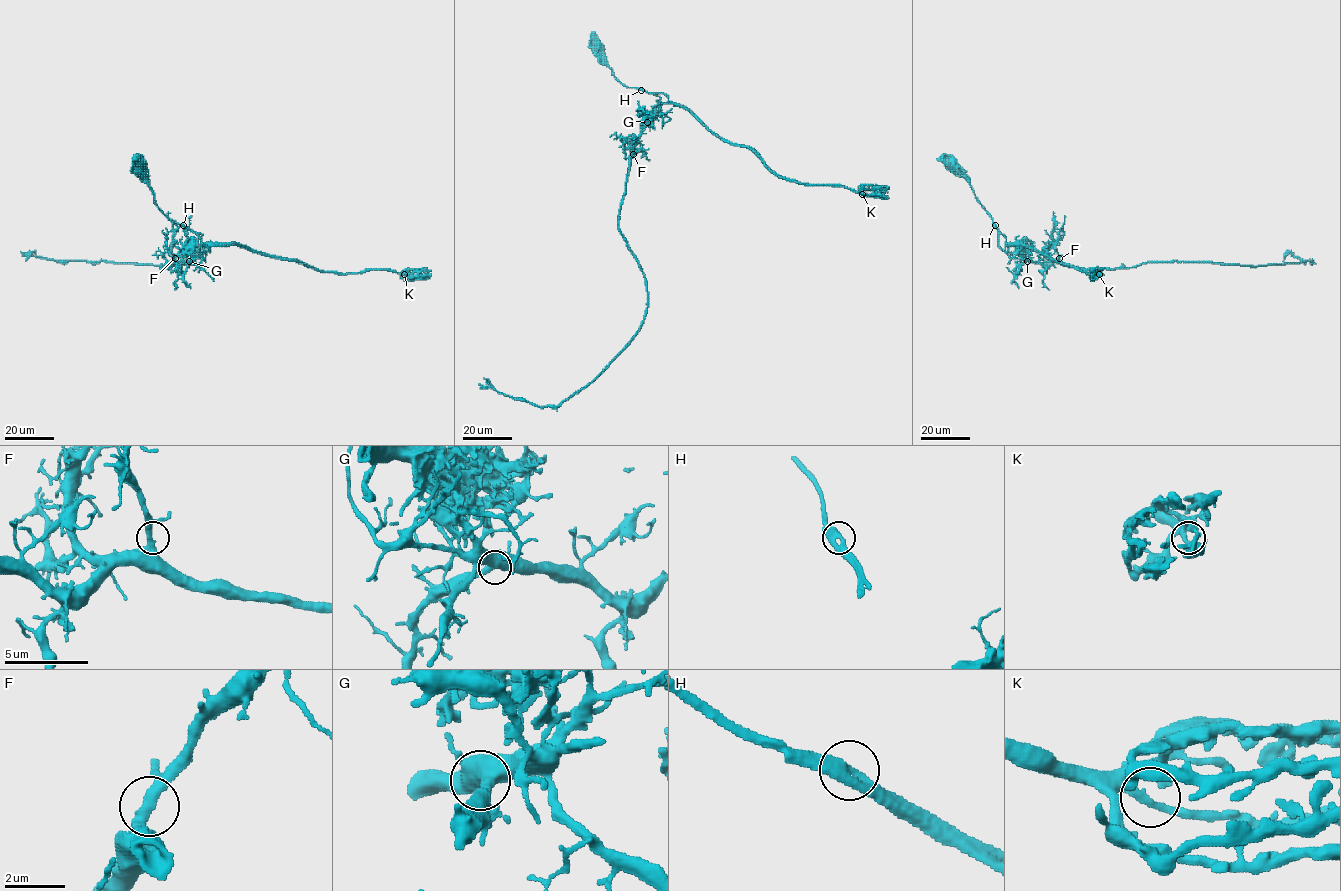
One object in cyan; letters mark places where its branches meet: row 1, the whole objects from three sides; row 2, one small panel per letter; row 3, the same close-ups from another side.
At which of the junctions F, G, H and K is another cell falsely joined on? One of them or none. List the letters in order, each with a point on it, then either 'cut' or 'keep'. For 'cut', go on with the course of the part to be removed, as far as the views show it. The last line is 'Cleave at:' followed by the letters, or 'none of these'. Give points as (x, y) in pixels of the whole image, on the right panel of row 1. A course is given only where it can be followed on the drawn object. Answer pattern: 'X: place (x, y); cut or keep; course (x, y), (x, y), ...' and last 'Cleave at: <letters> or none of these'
F: place (1059, 258); keep
G: place (1027, 261); keep
H: place (995, 225); cut; course (995, 225), (1006, 238), (1010, 258), (1044, 266), (1311, 262), (1290, 252), (1283, 261)
K: place (1099, 274); keep
Cleave at: H

